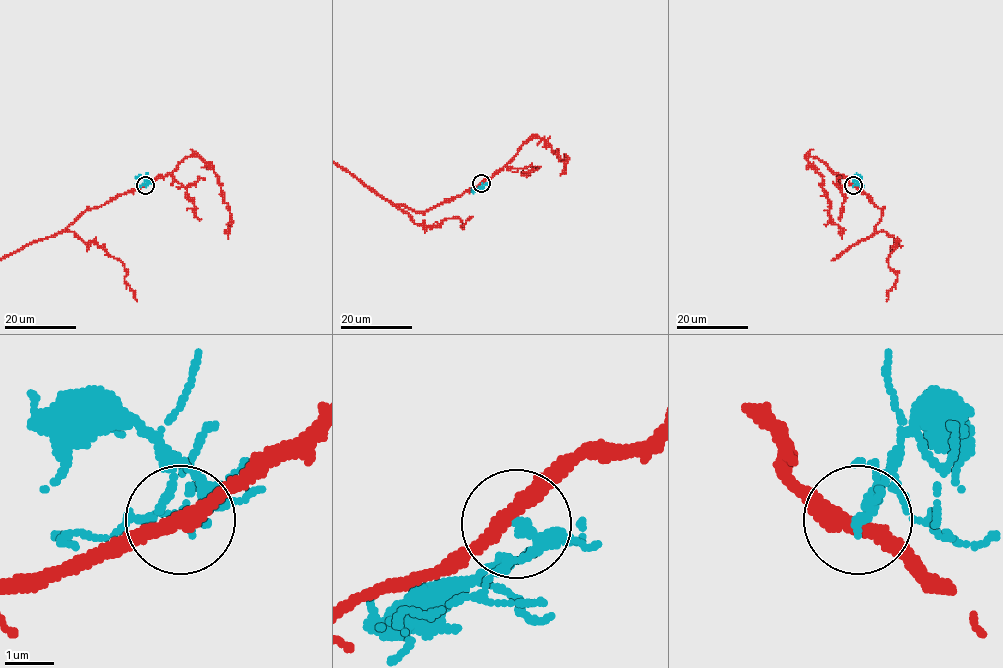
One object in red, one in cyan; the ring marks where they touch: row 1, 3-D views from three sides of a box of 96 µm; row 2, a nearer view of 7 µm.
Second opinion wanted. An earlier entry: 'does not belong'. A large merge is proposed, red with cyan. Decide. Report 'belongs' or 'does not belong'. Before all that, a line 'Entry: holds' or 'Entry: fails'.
Entry: holds
does not belong

